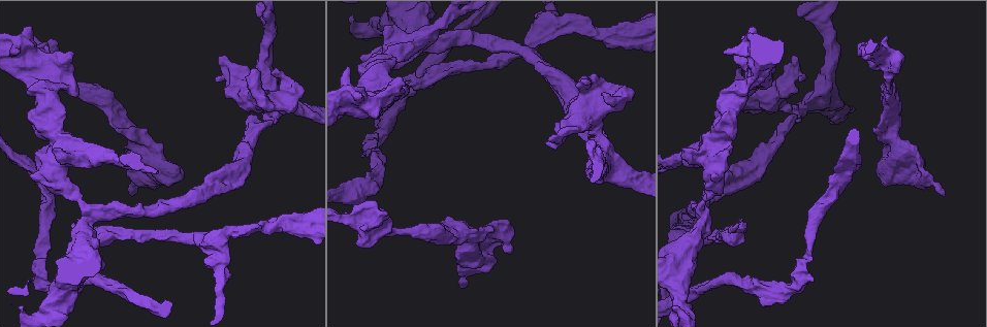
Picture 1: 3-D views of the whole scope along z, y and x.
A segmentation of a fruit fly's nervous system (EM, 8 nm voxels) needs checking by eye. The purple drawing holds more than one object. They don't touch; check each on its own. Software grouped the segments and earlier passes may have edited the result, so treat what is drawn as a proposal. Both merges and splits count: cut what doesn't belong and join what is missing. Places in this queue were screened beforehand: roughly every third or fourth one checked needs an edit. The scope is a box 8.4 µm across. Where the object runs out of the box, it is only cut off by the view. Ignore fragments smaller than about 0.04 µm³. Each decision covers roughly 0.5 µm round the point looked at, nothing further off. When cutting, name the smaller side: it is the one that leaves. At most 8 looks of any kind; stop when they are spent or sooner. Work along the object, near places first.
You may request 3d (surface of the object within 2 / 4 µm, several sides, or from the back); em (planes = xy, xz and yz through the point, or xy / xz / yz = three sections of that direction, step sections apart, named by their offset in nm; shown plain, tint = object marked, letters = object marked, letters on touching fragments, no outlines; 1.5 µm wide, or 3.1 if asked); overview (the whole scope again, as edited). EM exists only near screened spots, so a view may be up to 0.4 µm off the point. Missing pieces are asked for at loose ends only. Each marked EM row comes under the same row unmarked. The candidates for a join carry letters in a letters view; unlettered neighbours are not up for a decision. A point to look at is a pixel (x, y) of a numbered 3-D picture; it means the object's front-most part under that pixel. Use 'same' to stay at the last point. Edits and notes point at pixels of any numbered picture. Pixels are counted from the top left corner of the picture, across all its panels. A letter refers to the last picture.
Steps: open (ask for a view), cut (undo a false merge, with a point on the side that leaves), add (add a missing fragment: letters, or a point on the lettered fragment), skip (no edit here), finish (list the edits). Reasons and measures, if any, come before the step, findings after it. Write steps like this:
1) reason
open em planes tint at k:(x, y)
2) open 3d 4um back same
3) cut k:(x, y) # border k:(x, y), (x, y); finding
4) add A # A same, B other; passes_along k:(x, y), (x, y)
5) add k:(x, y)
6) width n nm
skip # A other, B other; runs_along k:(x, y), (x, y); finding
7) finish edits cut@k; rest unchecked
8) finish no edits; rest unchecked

an open end
open 3d 2um at 1:(447, 217)

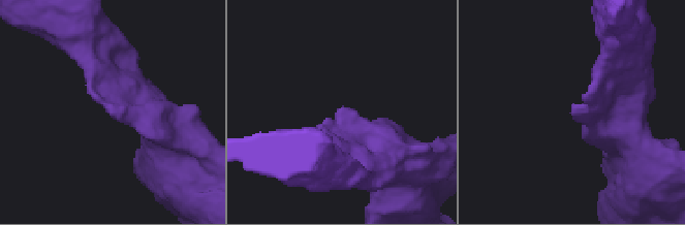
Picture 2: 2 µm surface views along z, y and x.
now the EM
open em yz step 4 tint at 2:(573, 107)

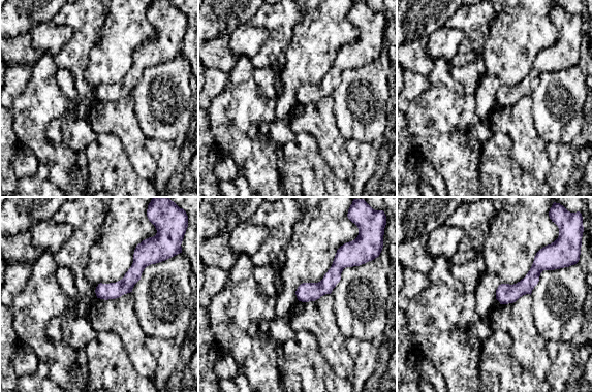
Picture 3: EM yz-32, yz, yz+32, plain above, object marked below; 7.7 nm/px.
another direction
open em planes letters same

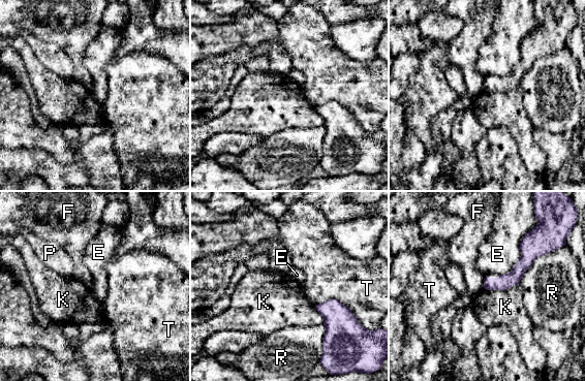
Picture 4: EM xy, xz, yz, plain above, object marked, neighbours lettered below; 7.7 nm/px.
longest_contact E 480 nm
skip # E other, F other, K other, P other, R other, T other; no lettered fragment goes on from it

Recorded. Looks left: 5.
free end
open 3d 2um at 1:(943, 193)

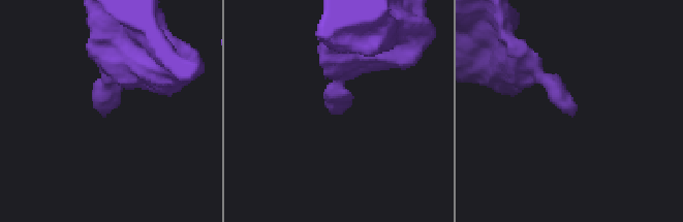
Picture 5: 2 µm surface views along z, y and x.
need the tissue
open em planes tint at 5:(575, 114)

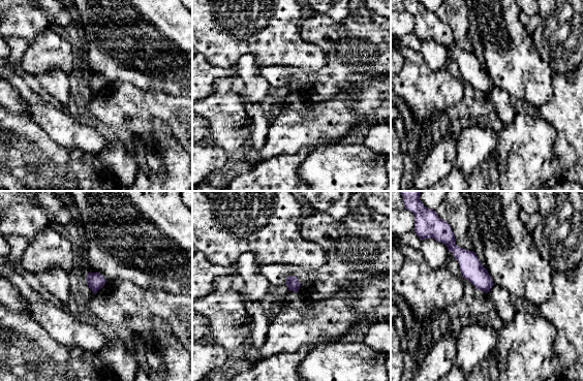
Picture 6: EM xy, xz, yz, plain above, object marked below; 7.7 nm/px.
see the neighbours
open em planes letters same

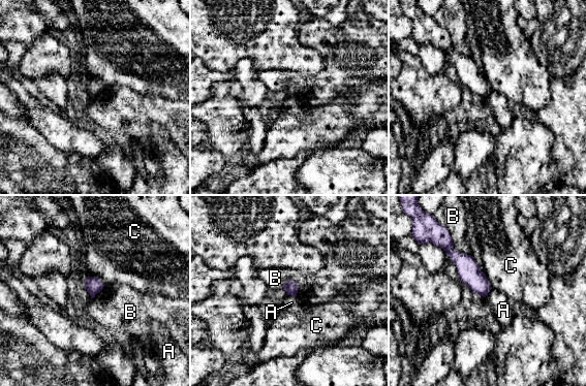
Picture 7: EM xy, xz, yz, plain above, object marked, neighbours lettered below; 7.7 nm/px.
skip # A other, B other, C other; runs_along 7:(449, 247), (467, 267), (485, 293); none of them fits

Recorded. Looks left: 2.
stops while still wide
open em planes tint at 1:(347, 65)

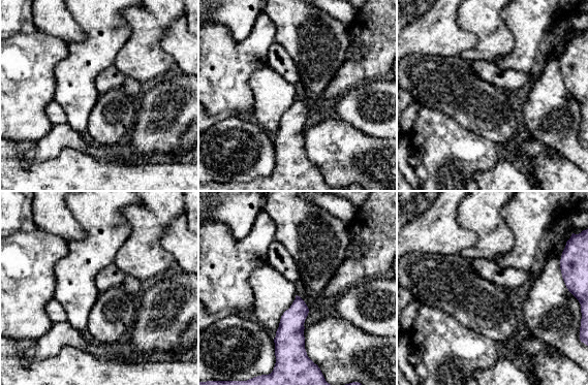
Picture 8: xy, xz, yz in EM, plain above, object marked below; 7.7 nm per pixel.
what lies round it
open em planes letters same

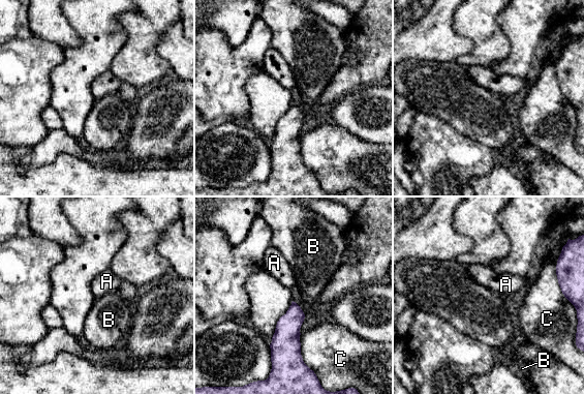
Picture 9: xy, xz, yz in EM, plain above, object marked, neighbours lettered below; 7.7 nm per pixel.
skip # A other, B other, C other; border 9:(293, 300), (305, 315); none of them fits

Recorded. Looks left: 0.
finish no edits; rest unchecked

